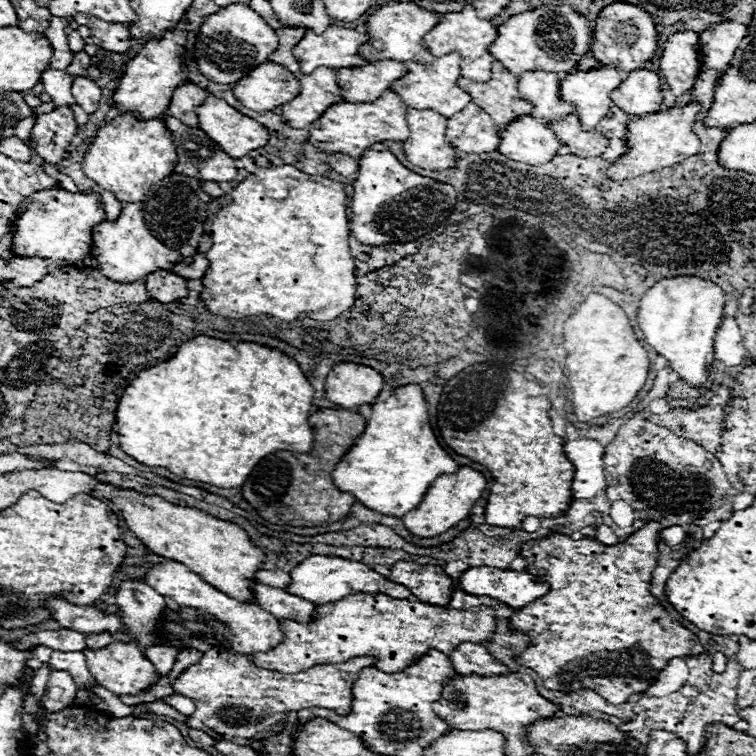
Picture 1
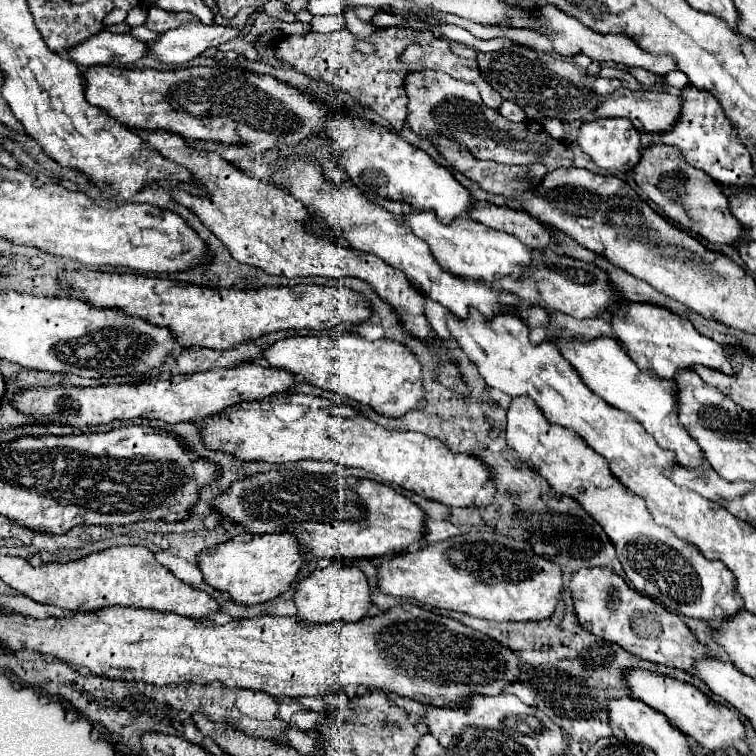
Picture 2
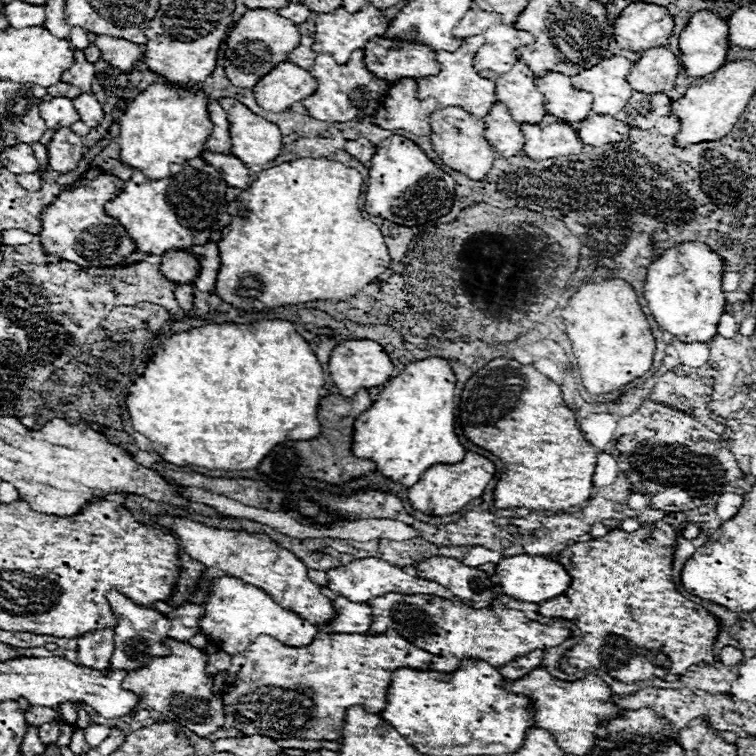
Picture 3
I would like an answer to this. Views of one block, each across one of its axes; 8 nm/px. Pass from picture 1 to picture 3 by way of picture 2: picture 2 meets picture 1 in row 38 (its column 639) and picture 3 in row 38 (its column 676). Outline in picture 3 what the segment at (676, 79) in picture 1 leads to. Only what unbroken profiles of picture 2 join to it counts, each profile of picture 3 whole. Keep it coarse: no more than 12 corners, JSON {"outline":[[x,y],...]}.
{"outline":[[696,12],[680,34],[682,66],[702,78],[726,62],[728,22]]}

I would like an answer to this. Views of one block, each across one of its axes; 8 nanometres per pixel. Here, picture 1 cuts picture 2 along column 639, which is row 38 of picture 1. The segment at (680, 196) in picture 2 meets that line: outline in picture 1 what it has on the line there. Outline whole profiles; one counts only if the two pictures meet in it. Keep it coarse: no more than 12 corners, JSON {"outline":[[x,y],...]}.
{"outline":[[186,28],[146,42],[112,94],[122,114],[166,114],[182,70]]}

